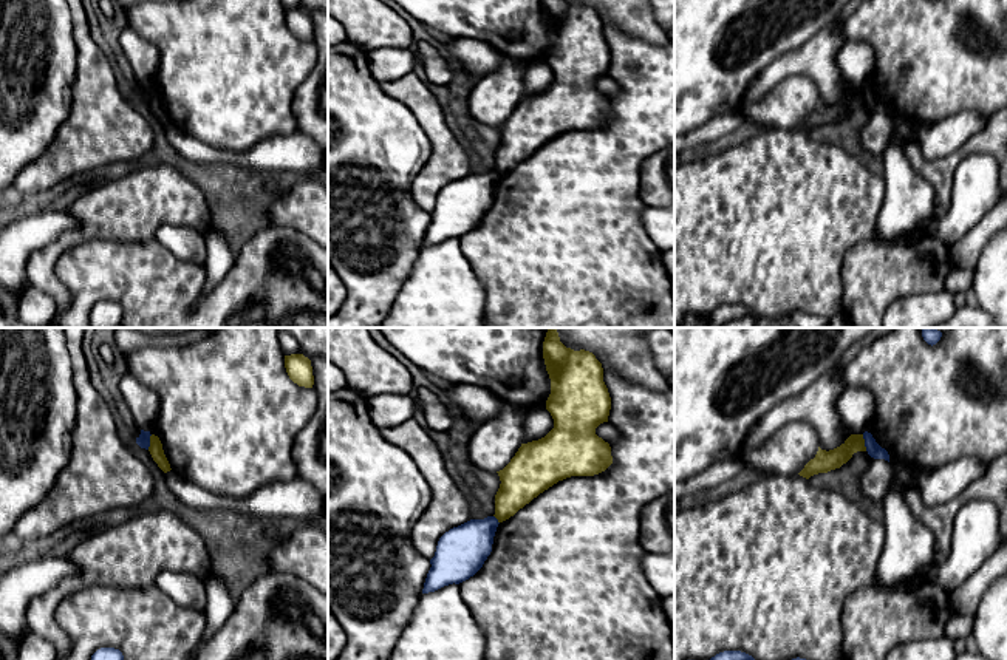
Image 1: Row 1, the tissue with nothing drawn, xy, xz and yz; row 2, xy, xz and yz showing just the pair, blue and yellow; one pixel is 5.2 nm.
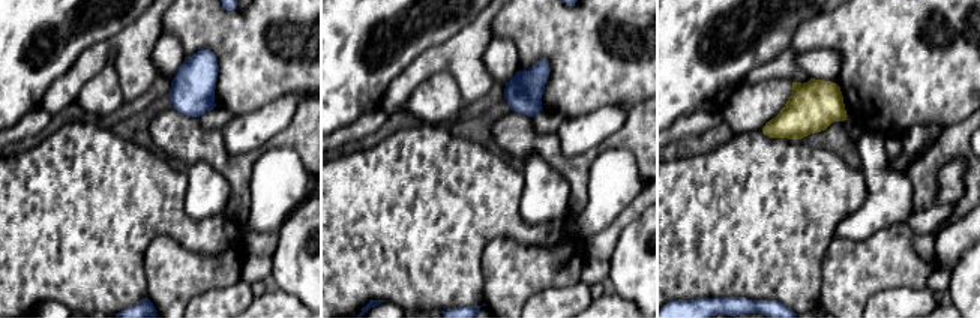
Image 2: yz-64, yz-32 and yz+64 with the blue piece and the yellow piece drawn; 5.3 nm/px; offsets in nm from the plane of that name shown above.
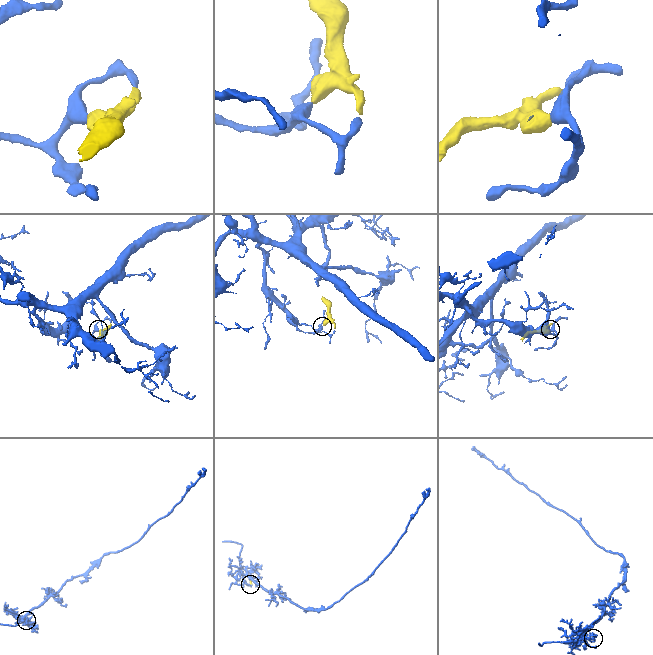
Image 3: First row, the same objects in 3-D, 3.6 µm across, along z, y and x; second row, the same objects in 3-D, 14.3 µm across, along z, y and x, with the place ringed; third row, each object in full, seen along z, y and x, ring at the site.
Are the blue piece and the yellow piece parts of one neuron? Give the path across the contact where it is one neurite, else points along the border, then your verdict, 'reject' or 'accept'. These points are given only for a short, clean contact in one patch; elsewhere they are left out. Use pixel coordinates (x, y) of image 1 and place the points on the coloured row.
along yz (862, 435), (867, 450) | reject

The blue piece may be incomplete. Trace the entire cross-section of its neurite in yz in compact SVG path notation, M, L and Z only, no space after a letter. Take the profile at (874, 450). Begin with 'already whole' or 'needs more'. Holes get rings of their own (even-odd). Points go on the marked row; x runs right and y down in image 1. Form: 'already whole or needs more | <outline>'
already whole | M865 431L863 433L863 439L865 439L865 447L866 447L866 451L871 458L874 459L885 459L889 462L889 454L885 448L882 448L876 439L872 437L871 433Z

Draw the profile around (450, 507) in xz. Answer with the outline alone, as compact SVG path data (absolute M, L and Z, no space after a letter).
M415 419L381 428L385 441L402 448L418 465L432 490L432 502L411 529L413 546L428 560L435 556L439 538L472 519L469 496L445 468L444 456Z

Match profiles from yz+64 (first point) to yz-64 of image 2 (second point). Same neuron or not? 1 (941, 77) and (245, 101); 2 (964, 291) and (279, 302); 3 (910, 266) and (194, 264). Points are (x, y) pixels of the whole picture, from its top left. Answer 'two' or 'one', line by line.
1: one
2: two
3: one

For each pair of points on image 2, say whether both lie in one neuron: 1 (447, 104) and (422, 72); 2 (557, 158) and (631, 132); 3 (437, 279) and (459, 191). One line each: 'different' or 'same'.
1: different
2: same
3: same

